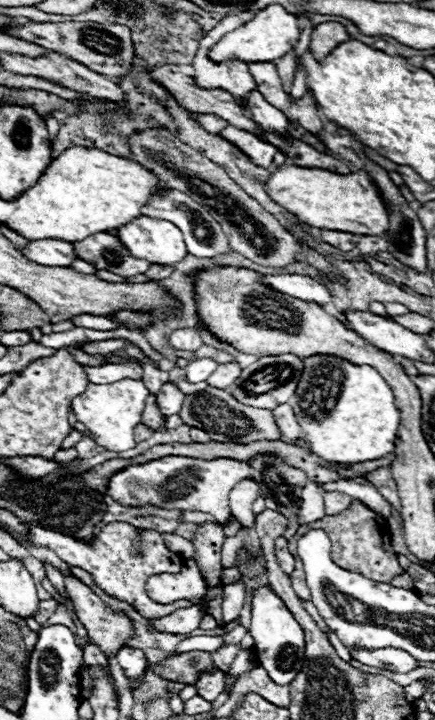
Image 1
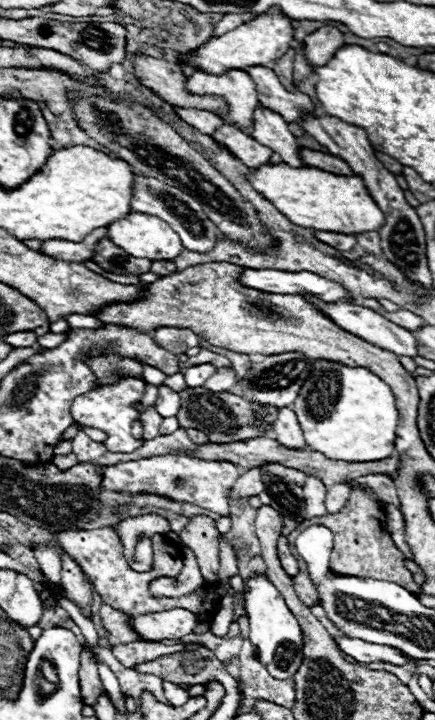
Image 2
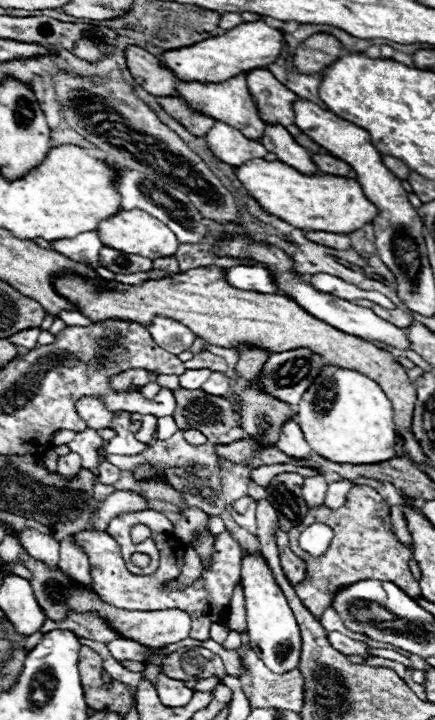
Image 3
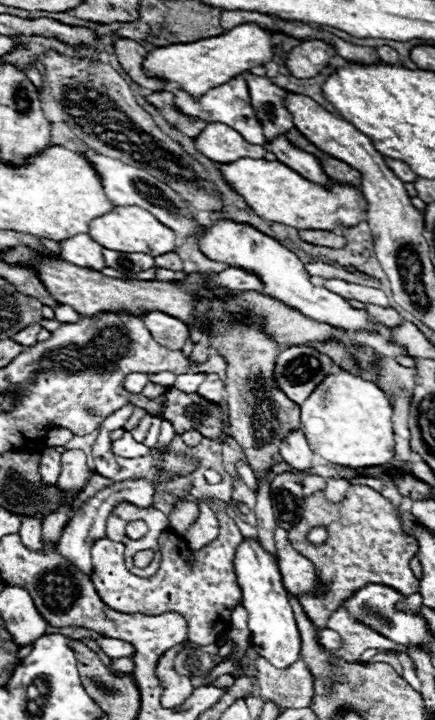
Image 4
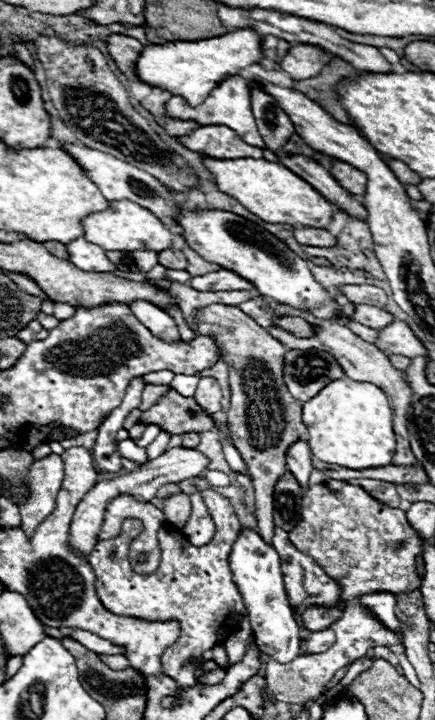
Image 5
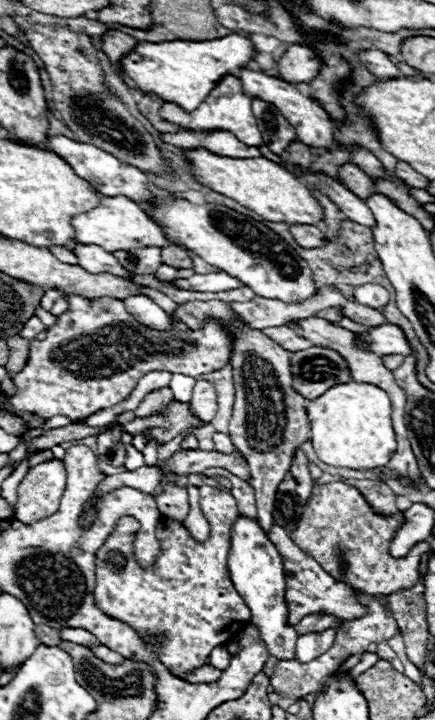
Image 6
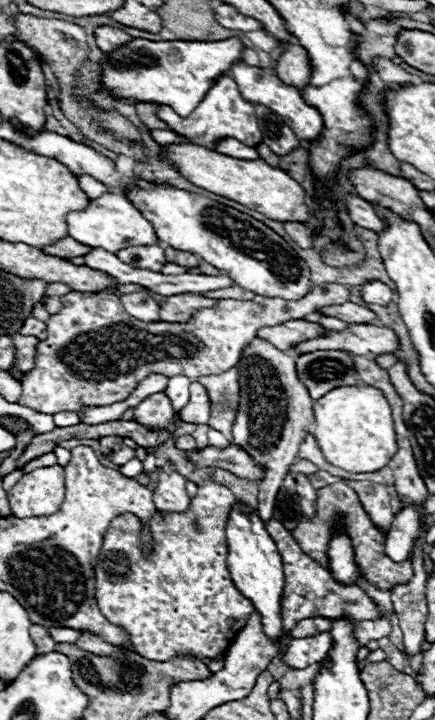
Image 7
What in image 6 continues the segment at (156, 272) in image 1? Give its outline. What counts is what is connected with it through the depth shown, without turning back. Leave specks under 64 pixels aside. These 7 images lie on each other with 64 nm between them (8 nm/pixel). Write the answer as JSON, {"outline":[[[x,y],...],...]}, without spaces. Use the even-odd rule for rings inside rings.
{"outline":[[[166,246],[162,248],[162,264],[168,264],[172,268],[190,268],[192,260],[184,248]]]}

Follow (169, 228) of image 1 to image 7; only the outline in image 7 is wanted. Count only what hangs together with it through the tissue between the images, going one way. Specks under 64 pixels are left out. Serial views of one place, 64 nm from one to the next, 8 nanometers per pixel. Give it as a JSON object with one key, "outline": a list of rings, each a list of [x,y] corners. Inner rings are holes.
{"outline":[[[102,194],[100,198],[90,202],[90,208],[82,212],[70,212],[66,216],[68,222],[68,234],[84,244],[84,246],[94,246],[94,248],[106,248],[108,252],[118,252],[122,248],[138,246],[138,244],[158,244],[158,236],[154,226],[144,220],[144,216],[134,208],[134,204],[124,196],[124,194]]]}

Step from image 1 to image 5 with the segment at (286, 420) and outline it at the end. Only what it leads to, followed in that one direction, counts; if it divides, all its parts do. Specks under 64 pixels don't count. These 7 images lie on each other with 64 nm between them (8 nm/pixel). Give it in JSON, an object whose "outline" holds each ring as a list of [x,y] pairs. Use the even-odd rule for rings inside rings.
{"outline":[[[296,440],[286,450],[286,468],[296,476],[298,484],[302,484],[302,492],[308,488],[308,476],[312,472],[312,452],[306,440]]]}

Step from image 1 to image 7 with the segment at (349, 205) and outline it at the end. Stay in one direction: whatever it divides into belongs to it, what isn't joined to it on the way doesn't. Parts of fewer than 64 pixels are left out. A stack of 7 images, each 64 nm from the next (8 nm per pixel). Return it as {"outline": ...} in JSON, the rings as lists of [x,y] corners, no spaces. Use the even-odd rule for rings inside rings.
{"outline":[[[176,144],[166,148],[166,158],[178,166],[182,176],[186,176],[192,184],[220,194],[224,198],[230,198],[234,202],[240,202],[252,210],[258,210],[270,220],[278,222],[306,222],[310,224],[314,220],[314,212],[306,206],[304,188],[284,170],[272,168],[262,158],[258,160],[238,160],[224,154],[218,154],[214,150],[208,150],[198,144]]]}

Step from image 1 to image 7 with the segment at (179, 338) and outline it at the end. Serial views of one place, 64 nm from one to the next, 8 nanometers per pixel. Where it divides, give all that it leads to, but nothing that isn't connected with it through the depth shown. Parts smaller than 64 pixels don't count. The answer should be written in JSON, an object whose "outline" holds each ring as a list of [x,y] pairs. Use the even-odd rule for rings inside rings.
{"outline":[[[132,292],[120,296],[126,312],[142,322],[160,322],[160,306],[144,292]]]}

